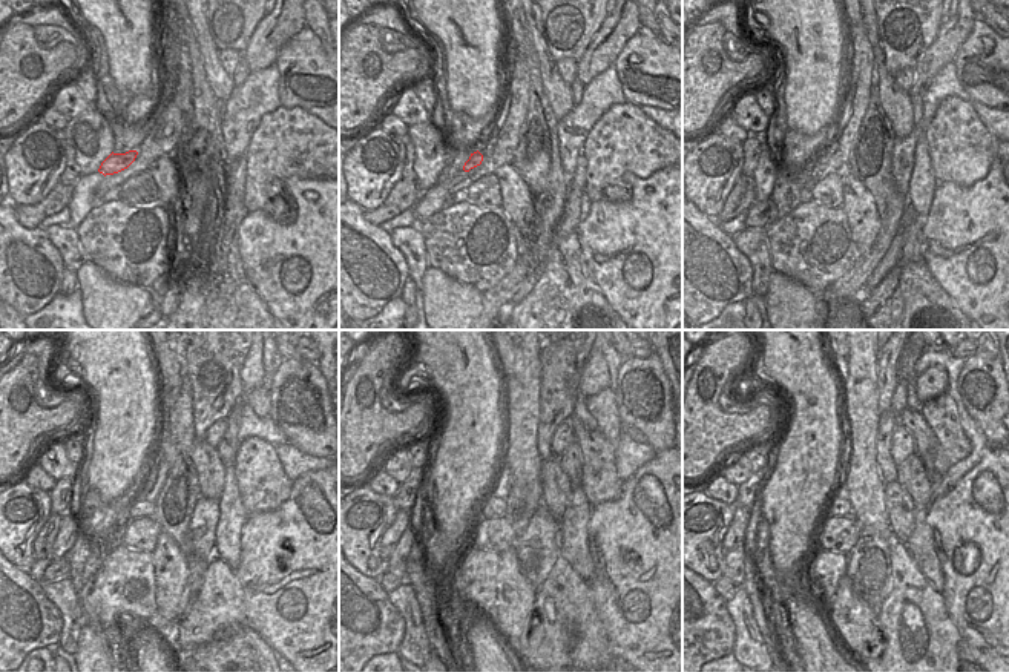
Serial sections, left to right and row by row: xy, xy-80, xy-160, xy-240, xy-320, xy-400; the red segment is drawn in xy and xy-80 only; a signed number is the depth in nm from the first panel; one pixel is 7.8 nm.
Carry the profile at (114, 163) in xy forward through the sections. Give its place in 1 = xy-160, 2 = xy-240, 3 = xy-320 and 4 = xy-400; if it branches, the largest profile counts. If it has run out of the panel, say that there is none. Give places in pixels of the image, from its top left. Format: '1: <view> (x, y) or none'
1: xy-160 (810, 166)
2: xy-240 (138, 508)
3: xy-320 (491, 507)
4: xy-400 (838, 505)

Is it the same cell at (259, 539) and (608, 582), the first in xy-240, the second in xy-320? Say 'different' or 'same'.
same

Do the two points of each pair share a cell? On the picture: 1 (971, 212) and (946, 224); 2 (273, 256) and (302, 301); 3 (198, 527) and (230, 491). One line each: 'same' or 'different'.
1: same
2: same
3: different

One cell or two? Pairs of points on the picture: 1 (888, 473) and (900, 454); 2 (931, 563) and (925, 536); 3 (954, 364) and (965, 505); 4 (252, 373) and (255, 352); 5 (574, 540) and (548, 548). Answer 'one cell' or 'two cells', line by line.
1: two cells
2: one cell
3: two cells
4: one cell
5: two cells

